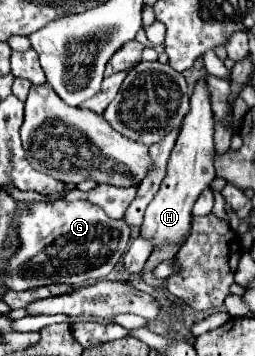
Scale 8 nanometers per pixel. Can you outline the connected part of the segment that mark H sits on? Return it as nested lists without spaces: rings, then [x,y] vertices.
[[[202,77],[194,85],[194,93],[190,99],[190,111],[182,119],[182,127],[176,139],[176,145],[170,153],[168,159],[168,169],[166,177],[148,205],[144,213],[144,223],[142,223],[142,235],[154,241],[154,245],[166,243],[166,241],[180,241],[190,235],[190,223],[192,223],[192,207],[200,193],[210,187],[212,179],[216,177],[214,171],[214,111],[210,105],[210,91],[208,83]]]

